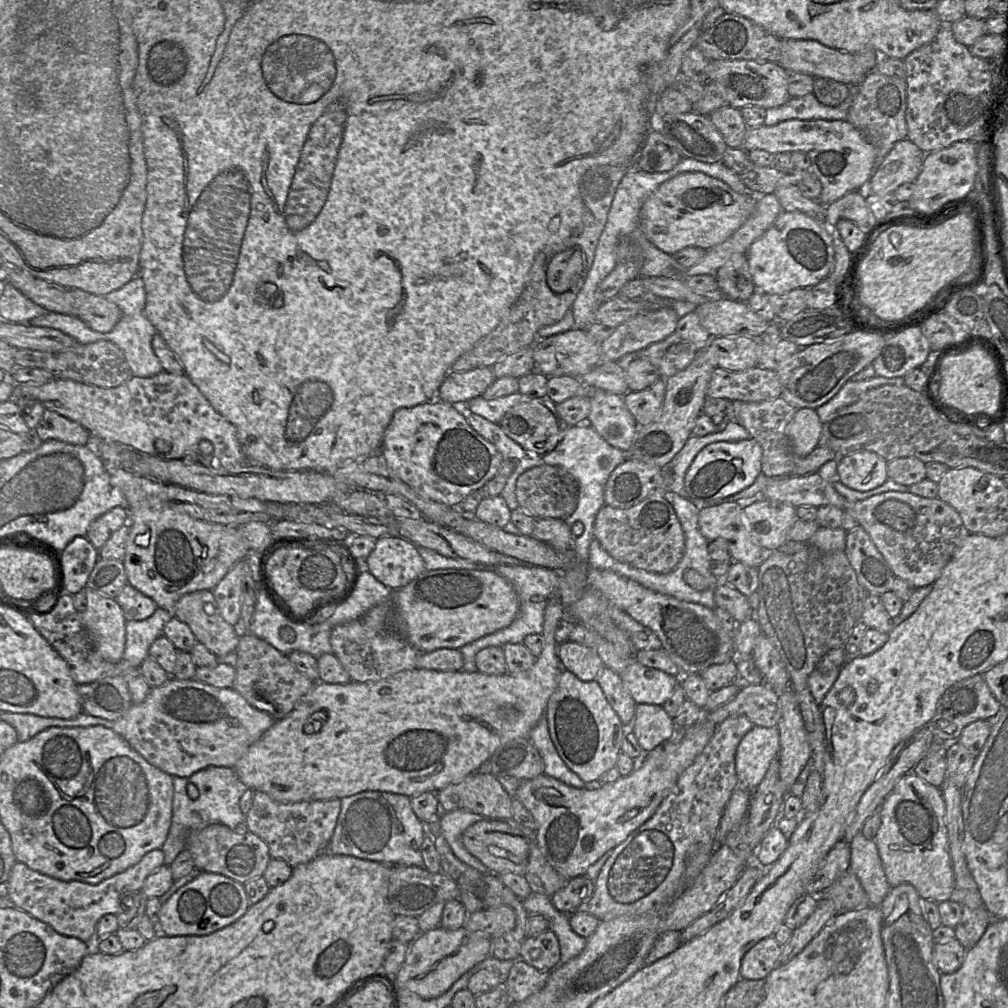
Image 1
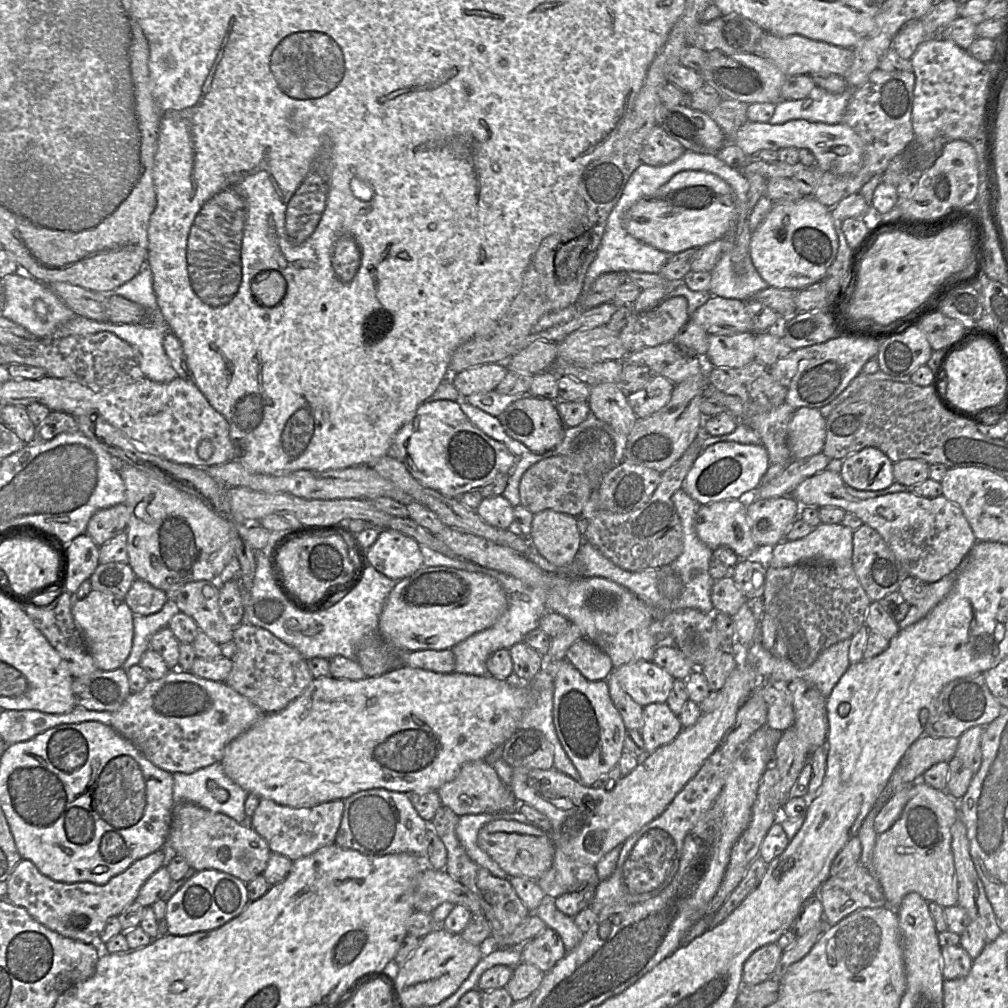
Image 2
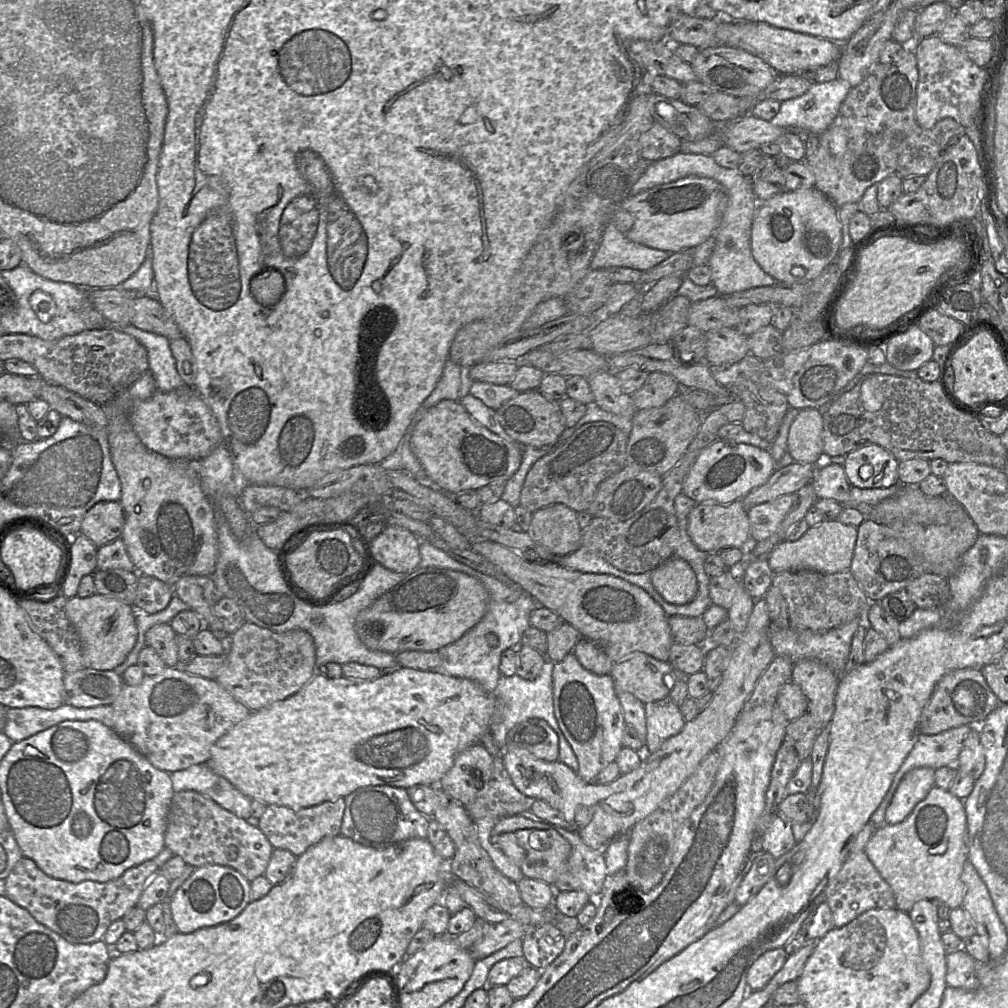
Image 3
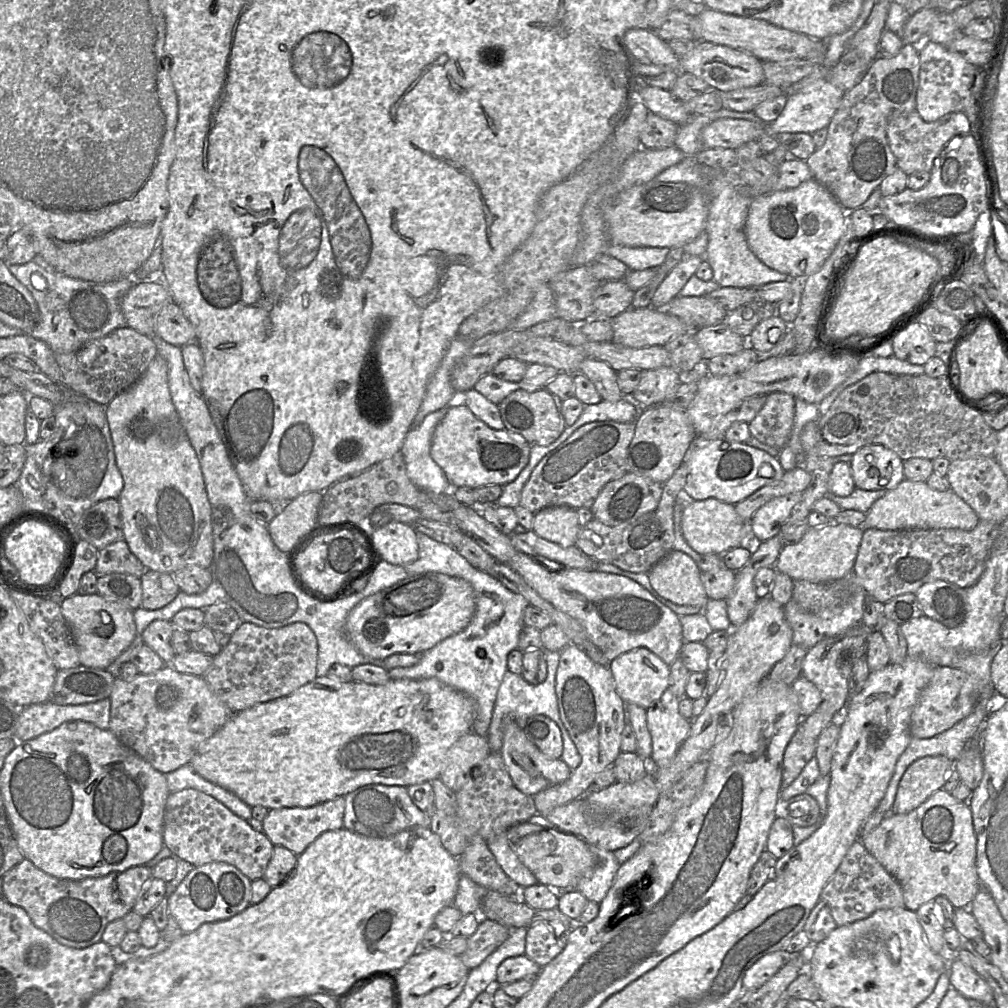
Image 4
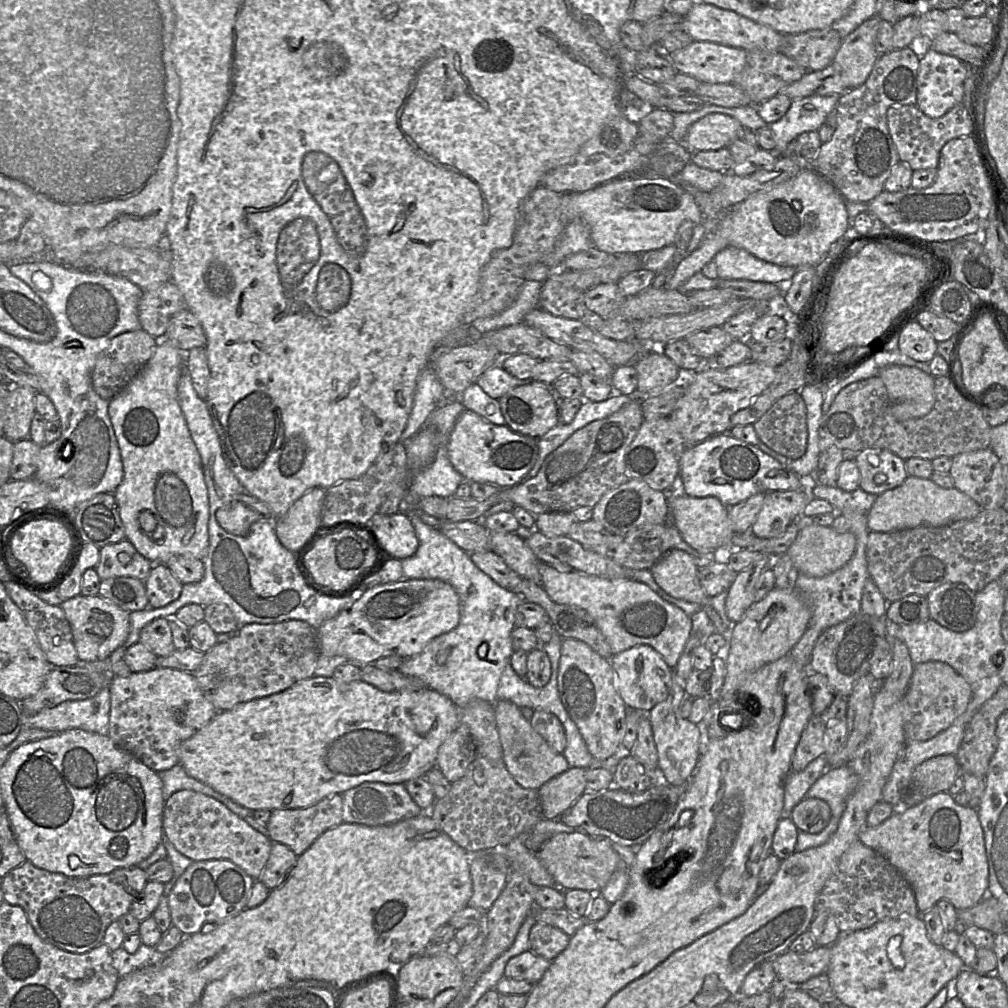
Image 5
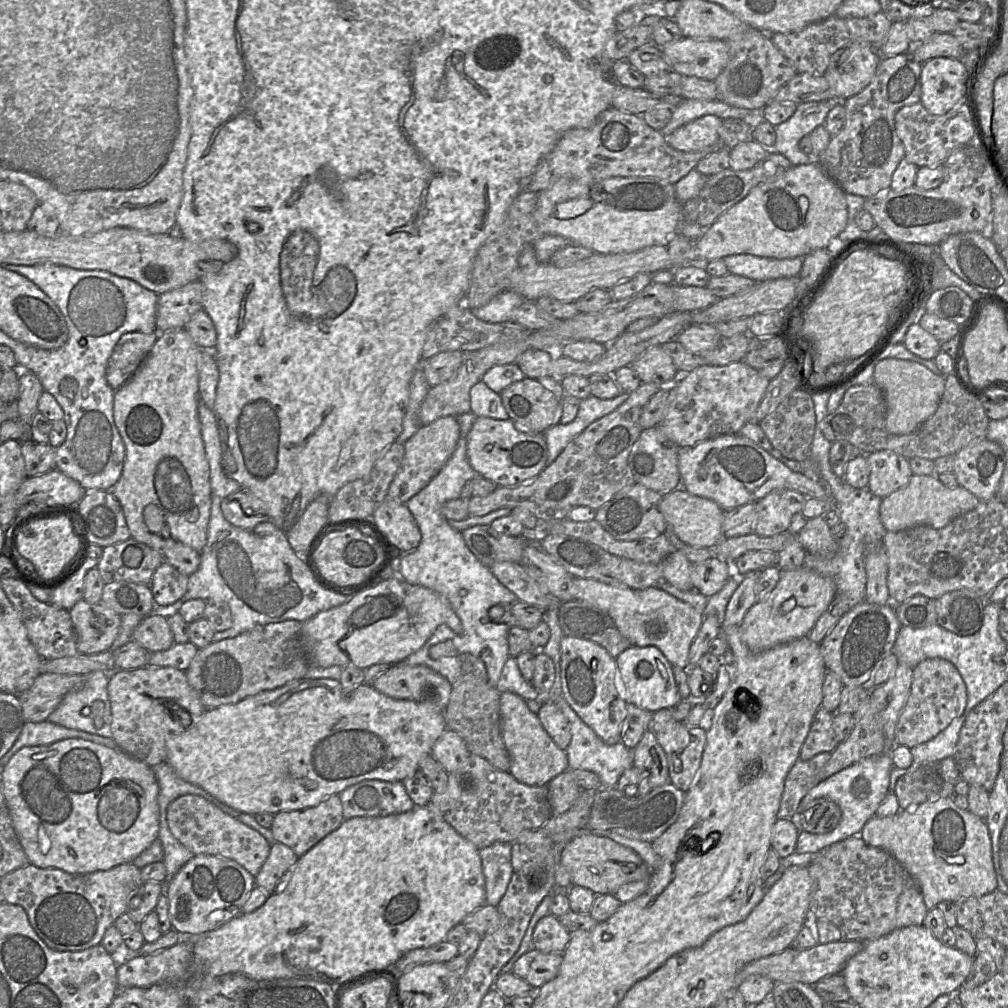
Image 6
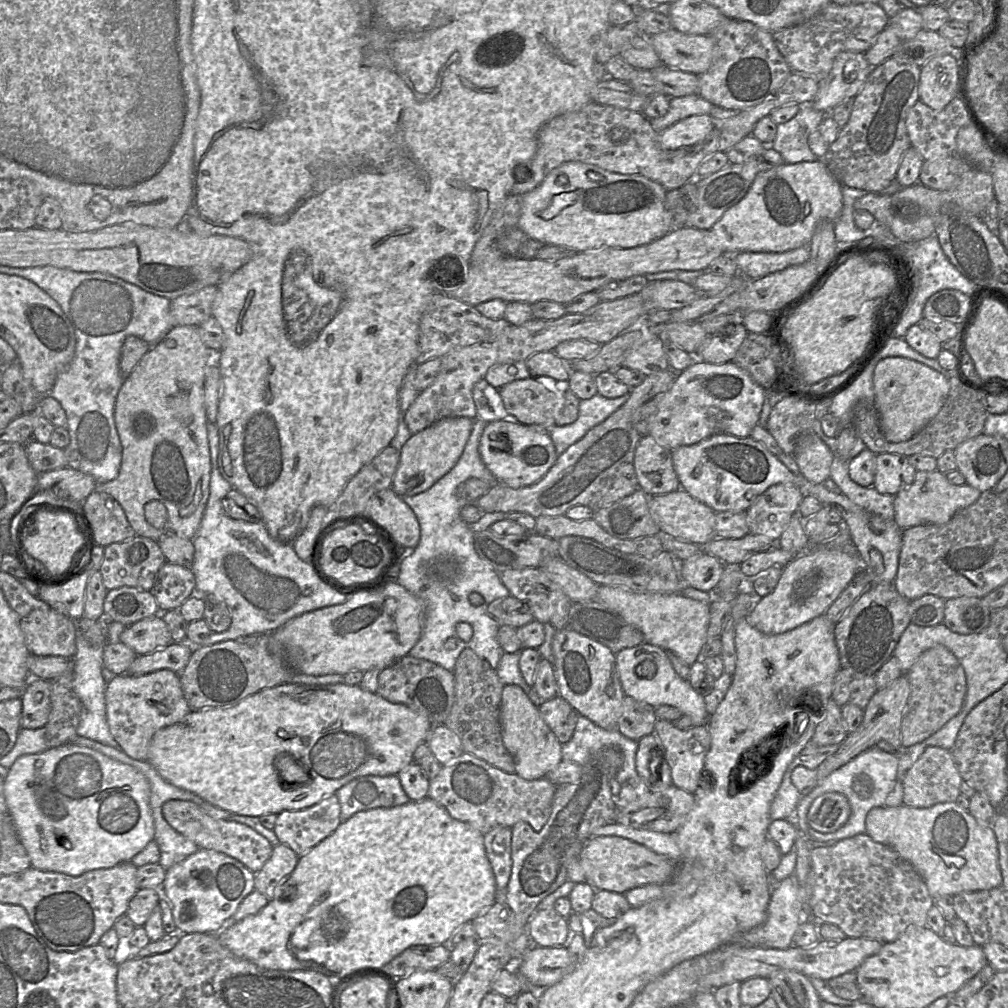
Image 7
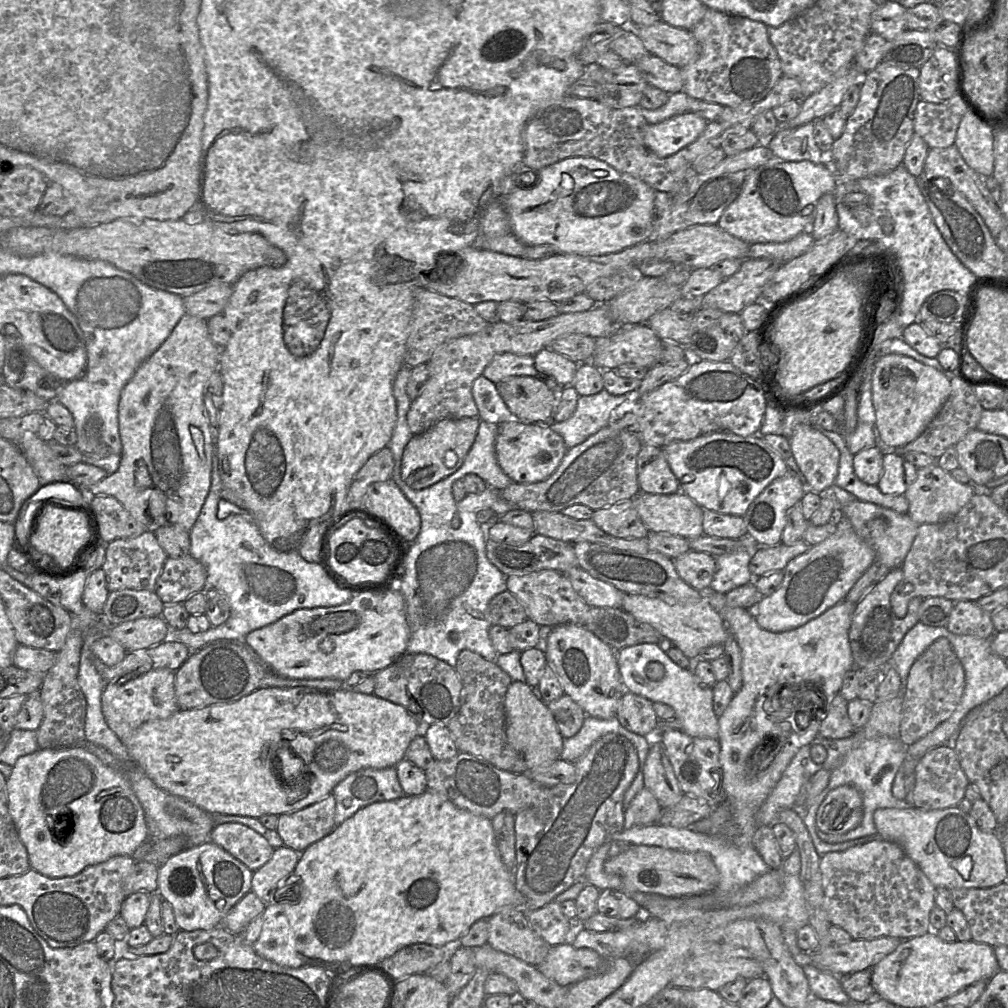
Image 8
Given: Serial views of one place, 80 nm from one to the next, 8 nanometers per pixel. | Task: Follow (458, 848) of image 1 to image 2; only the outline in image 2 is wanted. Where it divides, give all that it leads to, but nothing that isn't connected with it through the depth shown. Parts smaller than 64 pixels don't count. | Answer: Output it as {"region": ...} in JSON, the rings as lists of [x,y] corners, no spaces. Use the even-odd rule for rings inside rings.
{"region":[[[489,813],[462,815],[456,826],[456,835],[472,861],[496,877],[509,879],[507,873],[477,844],[479,830],[493,820],[500,820],[500,815]]]}

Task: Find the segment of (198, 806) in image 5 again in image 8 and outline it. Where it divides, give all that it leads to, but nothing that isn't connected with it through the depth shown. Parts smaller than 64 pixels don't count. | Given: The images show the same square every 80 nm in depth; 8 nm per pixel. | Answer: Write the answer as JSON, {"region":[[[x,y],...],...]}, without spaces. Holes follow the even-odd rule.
{"region":[[[241,823],[216,824],[210,841],[240,860],[251,871],[256,871],[273,854],[274,848],[258,832]]]}

